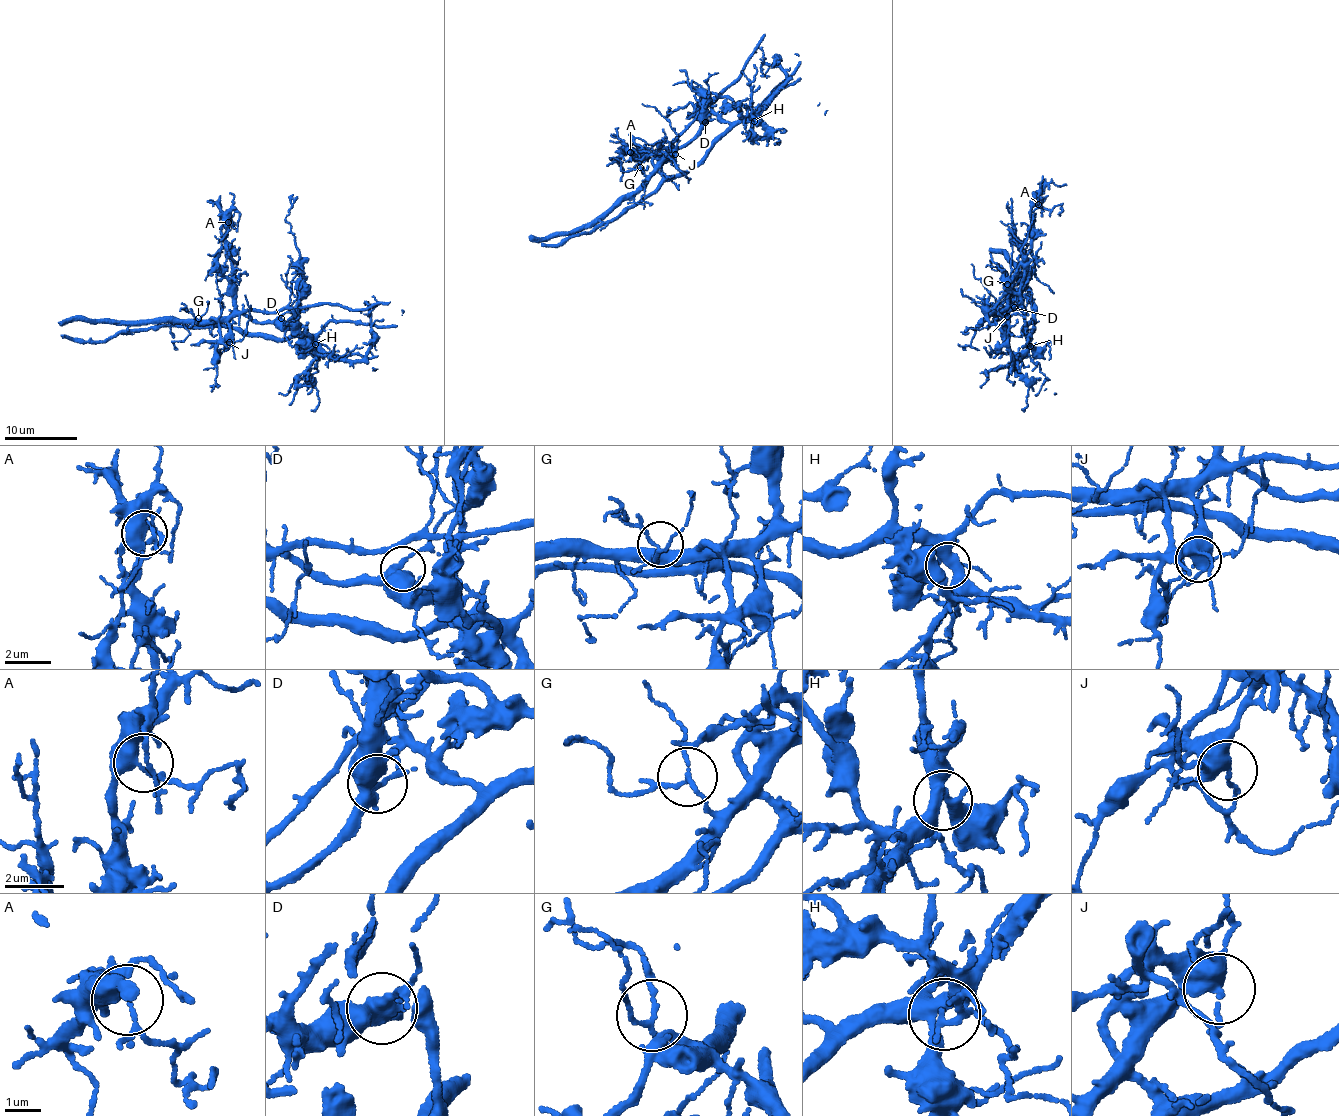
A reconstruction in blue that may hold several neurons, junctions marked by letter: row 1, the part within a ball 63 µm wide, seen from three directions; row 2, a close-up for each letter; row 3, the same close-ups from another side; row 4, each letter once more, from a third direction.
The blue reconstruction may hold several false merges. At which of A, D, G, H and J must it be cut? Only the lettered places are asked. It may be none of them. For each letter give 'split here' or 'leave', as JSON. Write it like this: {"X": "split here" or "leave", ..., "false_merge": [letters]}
{"A": "leave", "D": "leave", "G": "leave", "H": "leave", "J": "split here", "false_merge": ["J"]}

